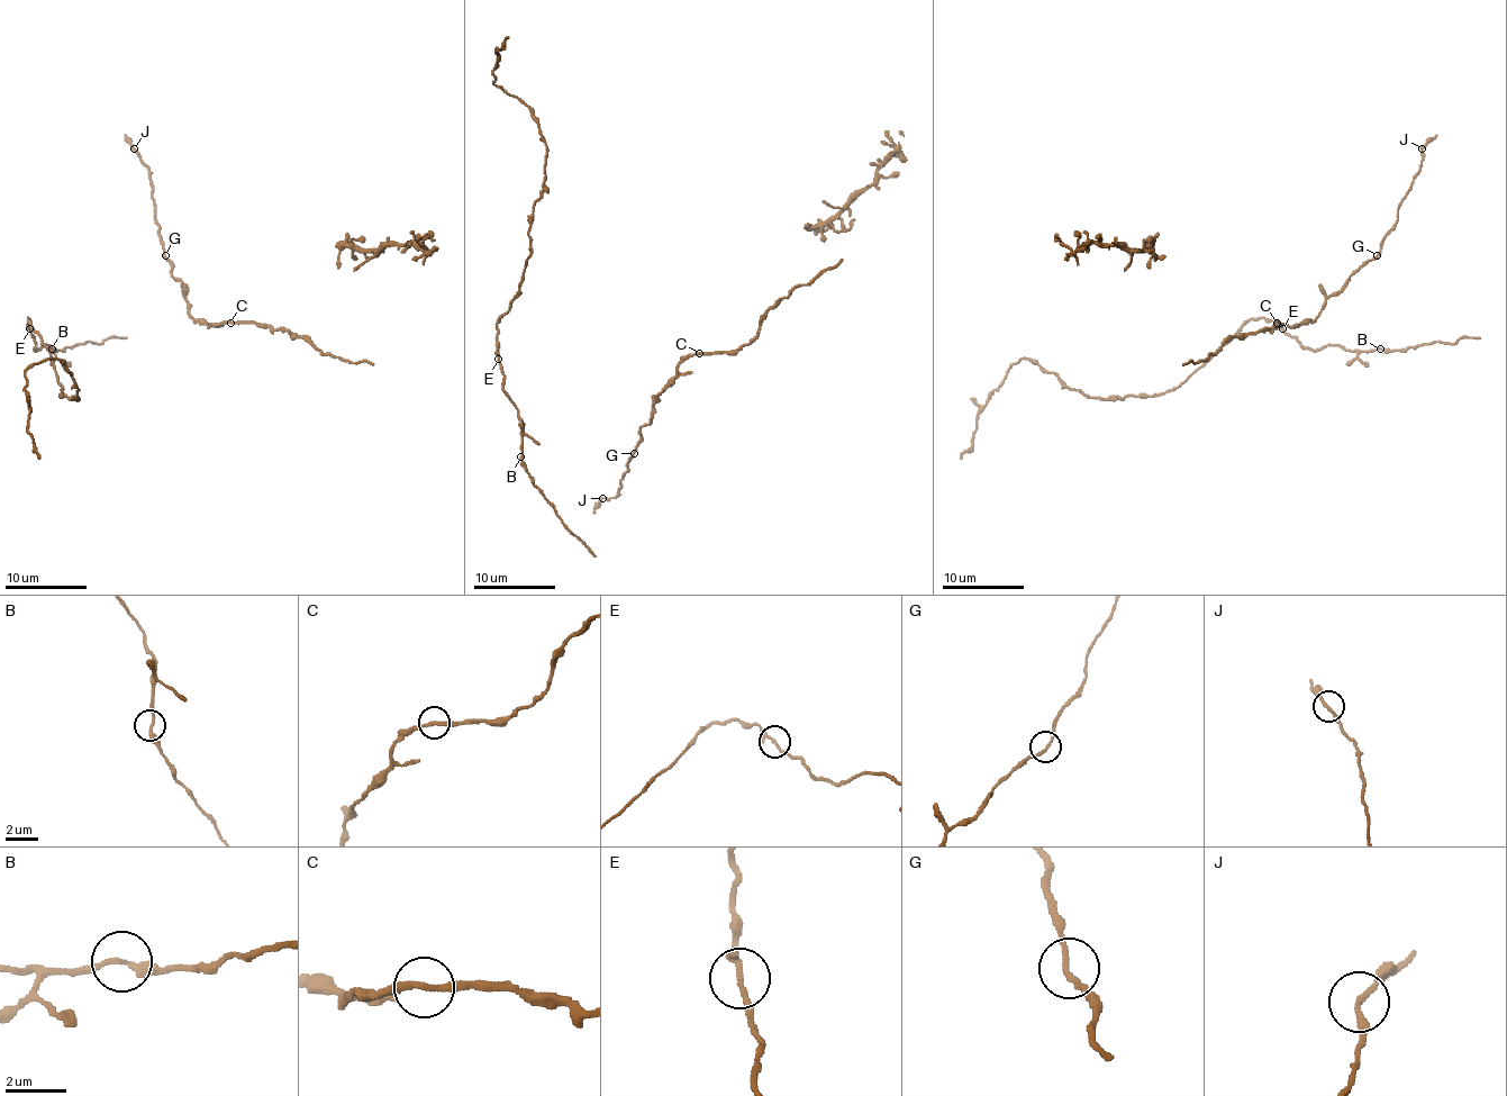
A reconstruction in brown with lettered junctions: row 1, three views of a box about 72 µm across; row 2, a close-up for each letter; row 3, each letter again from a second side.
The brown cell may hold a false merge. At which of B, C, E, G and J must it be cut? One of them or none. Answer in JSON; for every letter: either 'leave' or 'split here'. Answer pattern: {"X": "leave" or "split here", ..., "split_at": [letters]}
{"B": "split here", "C": "leave", "E": "leave", "G": "leave", "J": "leave", "split_at": ["B"]}

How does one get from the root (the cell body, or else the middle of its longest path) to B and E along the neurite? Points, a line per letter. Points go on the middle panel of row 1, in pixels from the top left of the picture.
B: (554, 504), (533, 483), (520, 458)
E: (554, 504), (533, 483), (520, 459), (523, 423), (515, 404), (502, 389), (505, 376), (498, 359)

